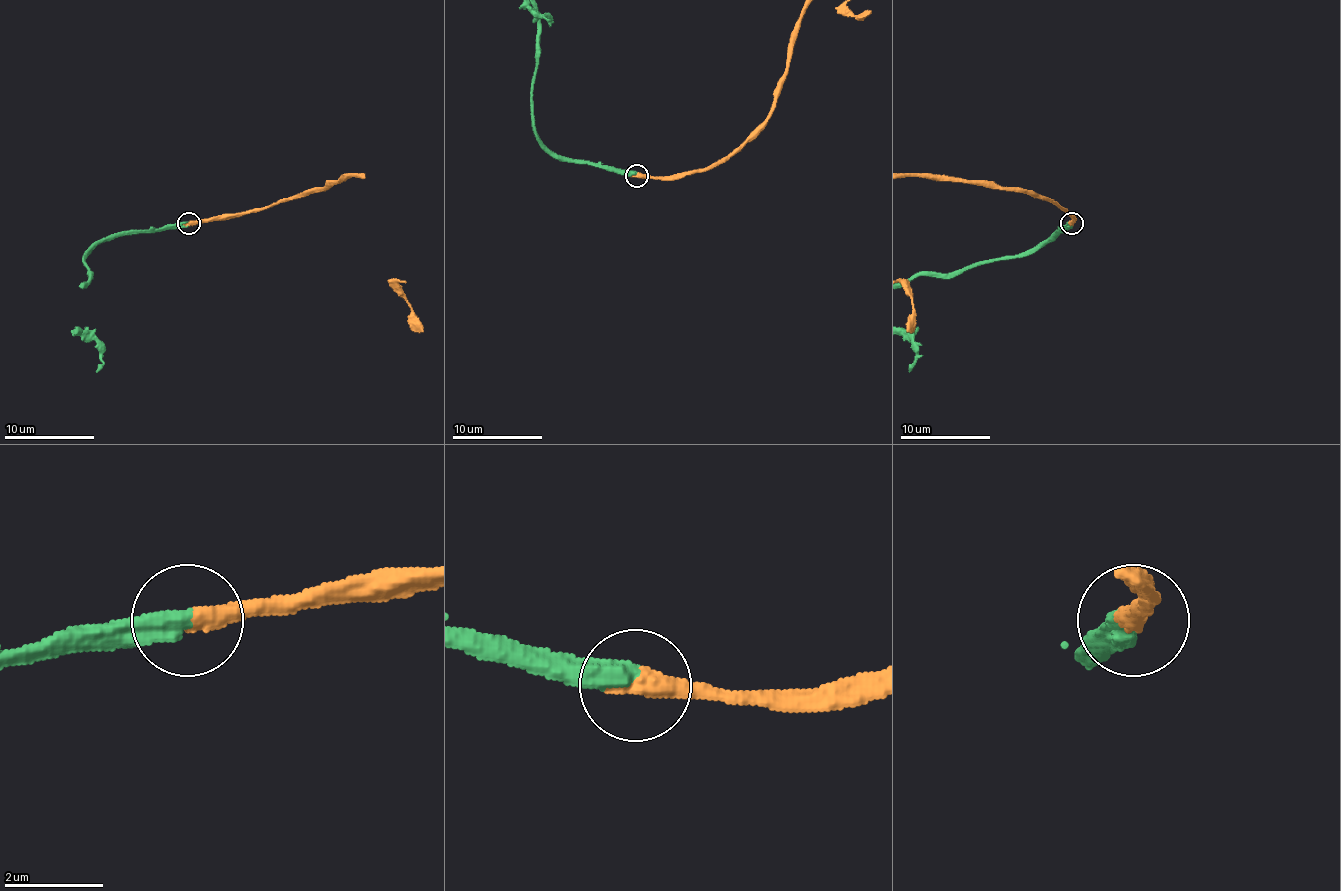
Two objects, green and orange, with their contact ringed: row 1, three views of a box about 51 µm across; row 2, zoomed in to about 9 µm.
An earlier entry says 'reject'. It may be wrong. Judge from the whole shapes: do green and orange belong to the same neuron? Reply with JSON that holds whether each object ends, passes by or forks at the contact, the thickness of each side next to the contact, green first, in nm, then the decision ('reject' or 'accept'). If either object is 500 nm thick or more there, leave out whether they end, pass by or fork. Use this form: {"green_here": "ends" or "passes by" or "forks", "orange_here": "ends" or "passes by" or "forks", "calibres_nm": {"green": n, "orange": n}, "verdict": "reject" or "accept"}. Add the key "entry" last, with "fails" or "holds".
{"green_here": "ends", "orange_here": "ends", "calibres_nm": {"green": 480, "orange": 440}, "verdict": "accept", "entry": "fails"}

